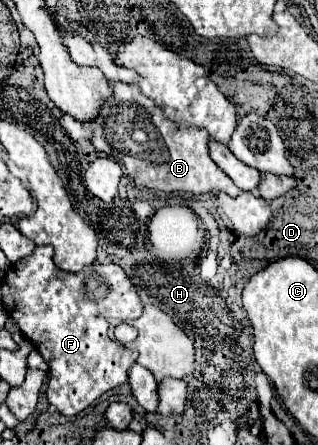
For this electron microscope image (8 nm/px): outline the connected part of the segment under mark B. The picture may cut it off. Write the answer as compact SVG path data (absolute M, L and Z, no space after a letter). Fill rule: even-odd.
M110 81L114 99L106 101L106 107L98 113L98 119L82 123L92 131L92 145L96 151L116 149L116 159L126 167L128 175L140 187L158 191L188 191L188 193L218 193L224 191L236 197L242 191L256 191L260 173L254 167L246 167L236 159L224 143L210 139L206 131L198 127L186 127L170 119L170 113L152 103L136 85ZM210 147L210 155L208 155ZM234 181L234 183L232 183Z

